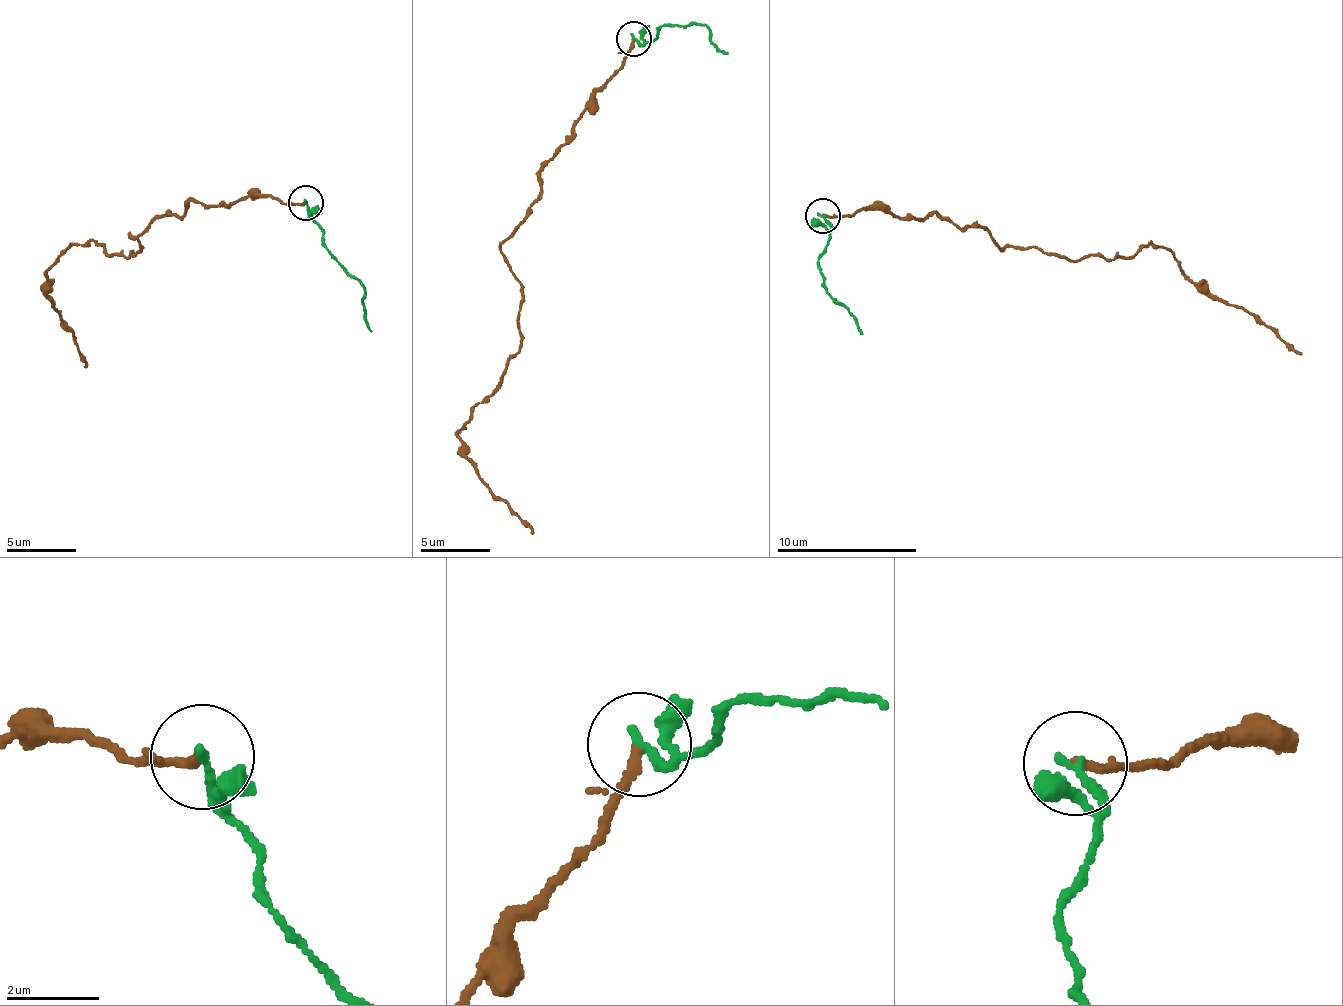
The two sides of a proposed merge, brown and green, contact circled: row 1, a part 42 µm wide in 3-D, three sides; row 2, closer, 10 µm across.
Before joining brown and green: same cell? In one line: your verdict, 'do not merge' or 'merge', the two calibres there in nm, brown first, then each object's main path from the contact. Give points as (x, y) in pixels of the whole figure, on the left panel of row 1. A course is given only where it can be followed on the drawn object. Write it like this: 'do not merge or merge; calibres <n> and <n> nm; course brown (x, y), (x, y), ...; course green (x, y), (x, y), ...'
do not merge; calibres 200 and 140 nm; course brown (307, 201), (189, 202), (129, 234), (142, 248), (126, 258), (98, 244), (69, 246), (44, 289), (86, 368); course green (307, 201), (320, 226), (324, 247), (360, 285), (370, 331)

